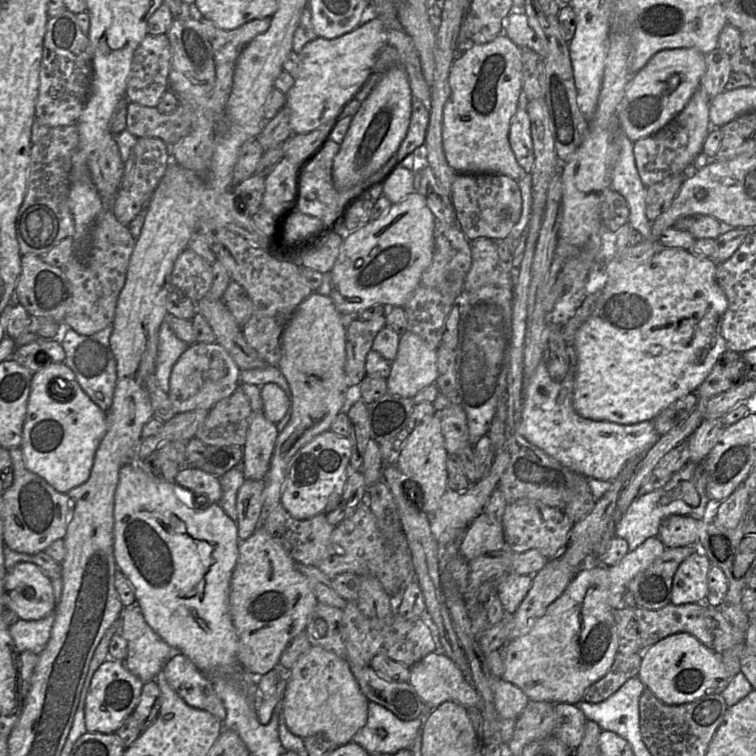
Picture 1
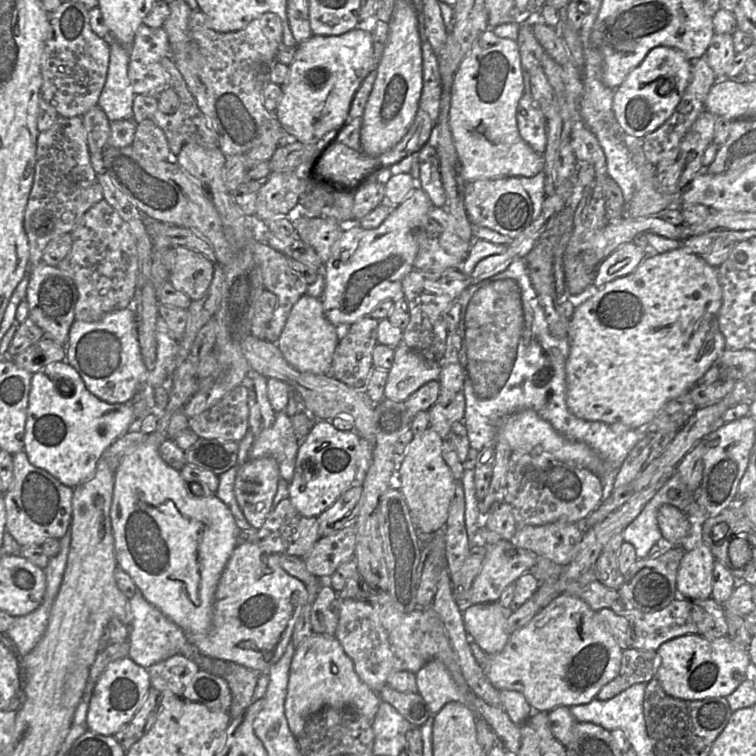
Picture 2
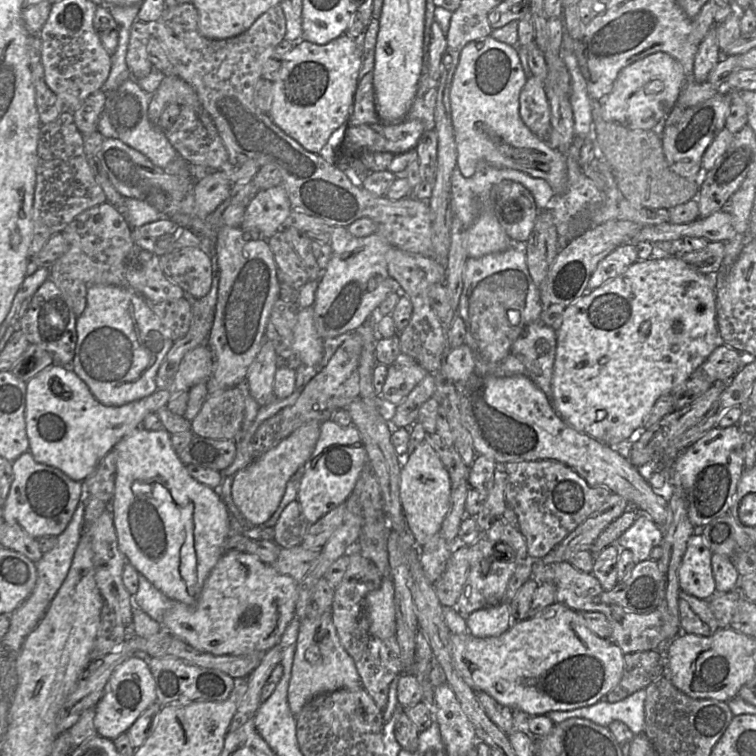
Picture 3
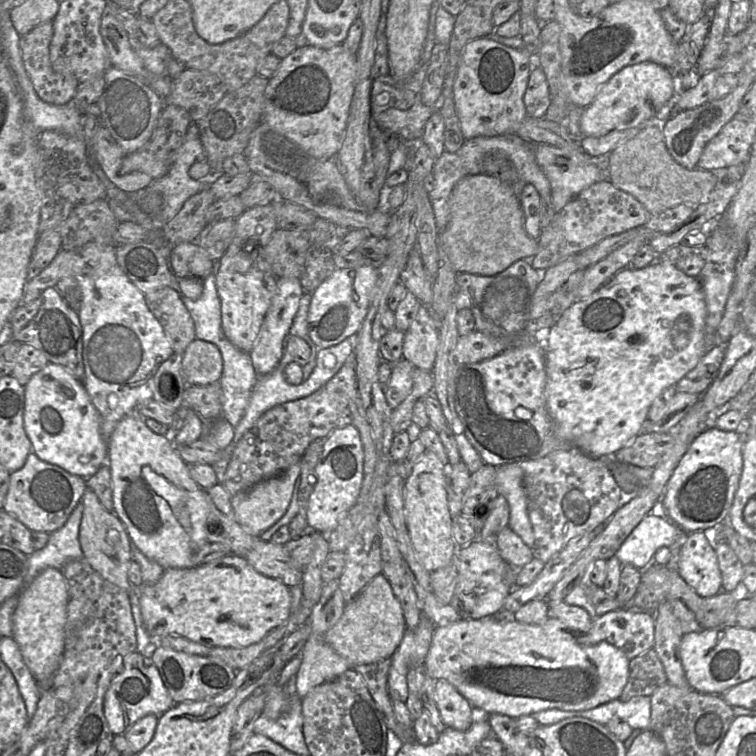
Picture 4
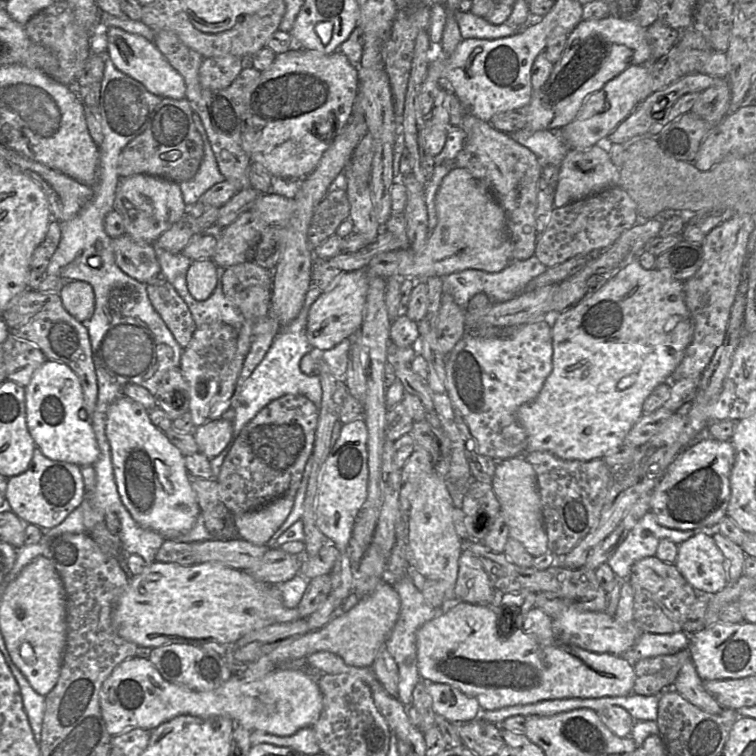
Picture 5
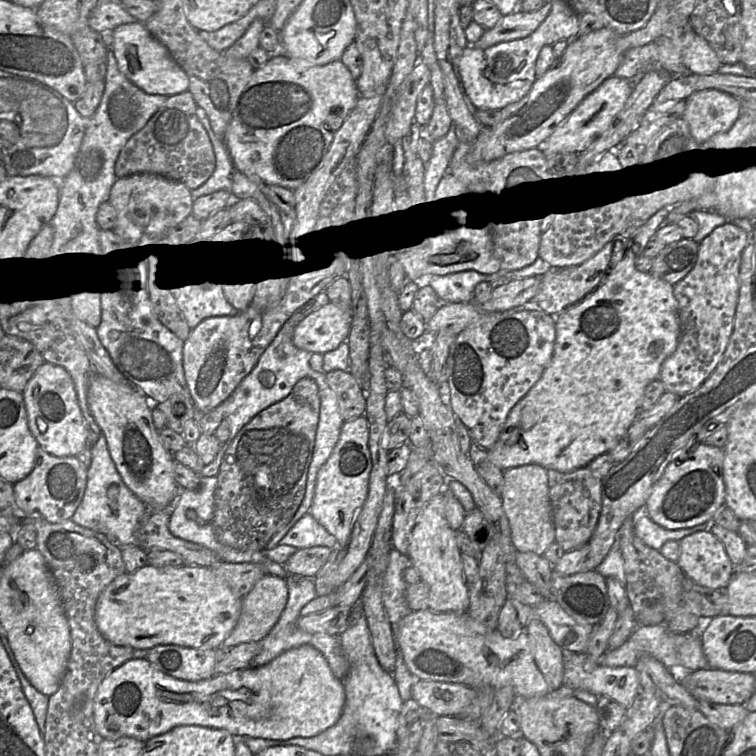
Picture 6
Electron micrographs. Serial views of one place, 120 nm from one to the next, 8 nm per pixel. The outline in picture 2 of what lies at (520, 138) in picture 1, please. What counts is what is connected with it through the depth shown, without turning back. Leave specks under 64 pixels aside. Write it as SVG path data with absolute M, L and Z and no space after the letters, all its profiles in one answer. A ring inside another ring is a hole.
M524 93L517 107L517 127L522 139L544 155L547 143L546 118L531 93Z

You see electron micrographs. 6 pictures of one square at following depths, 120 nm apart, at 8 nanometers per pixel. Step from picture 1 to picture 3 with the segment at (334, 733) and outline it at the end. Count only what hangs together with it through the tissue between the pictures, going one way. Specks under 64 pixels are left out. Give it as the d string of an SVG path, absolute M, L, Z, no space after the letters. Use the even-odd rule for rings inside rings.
M332 612L319 618L306 617L301 621L288 687L288 704L298 716L305 704L316 695L339 689L357 690L362 687L354 660L341 645Z

